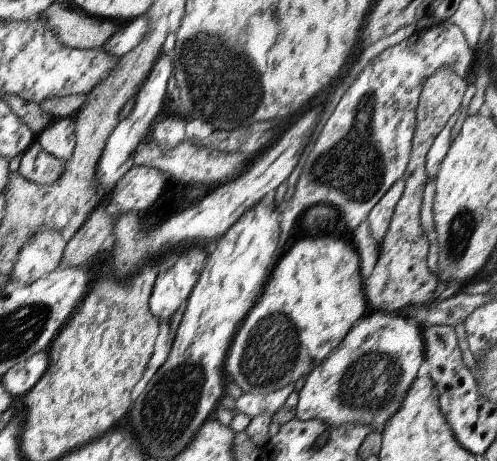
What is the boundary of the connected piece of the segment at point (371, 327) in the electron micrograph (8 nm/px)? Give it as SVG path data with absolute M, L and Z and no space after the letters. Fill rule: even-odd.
M373 314L364 316L362 322L342 339L342 342L307 375L304 386L299 391L296 418L307 421L318 419L332 428L348 424L372 425L373 430L382 430L385 422L400 408L412 381L417 377L418 368L425 359L425 342L421 325L414 319Z

